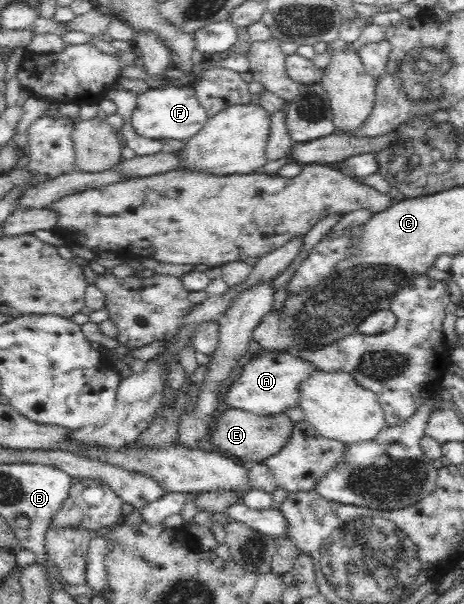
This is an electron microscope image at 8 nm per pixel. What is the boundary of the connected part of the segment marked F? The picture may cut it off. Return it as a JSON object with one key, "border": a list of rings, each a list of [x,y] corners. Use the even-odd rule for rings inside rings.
{"border":[[[192,85],[165,86],[161,89],[148,89],[138,96],[138,104],[132,112],[132,124],[138,134],[159,140],[185,141],[198,134],[208,120],[206,111],[200,106]]]}

